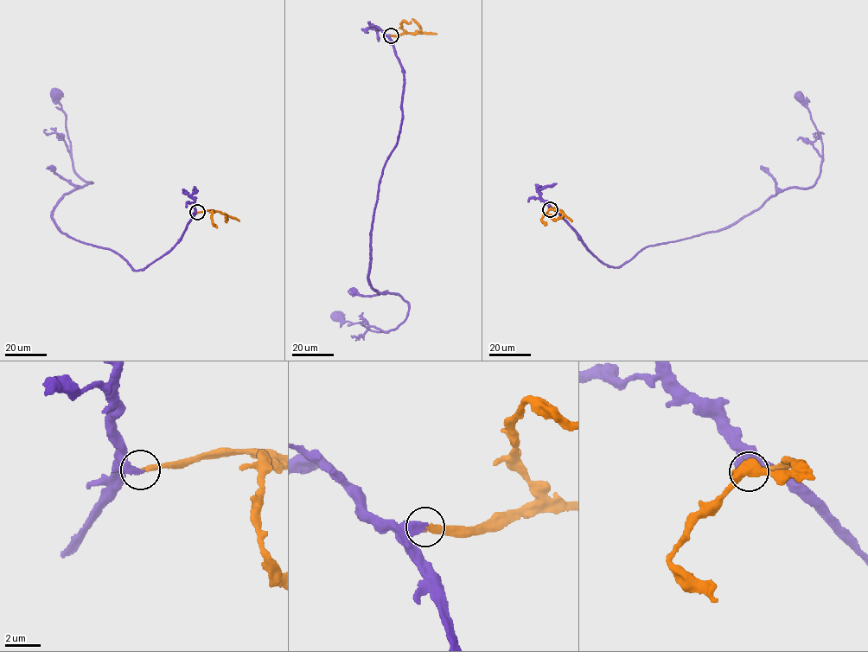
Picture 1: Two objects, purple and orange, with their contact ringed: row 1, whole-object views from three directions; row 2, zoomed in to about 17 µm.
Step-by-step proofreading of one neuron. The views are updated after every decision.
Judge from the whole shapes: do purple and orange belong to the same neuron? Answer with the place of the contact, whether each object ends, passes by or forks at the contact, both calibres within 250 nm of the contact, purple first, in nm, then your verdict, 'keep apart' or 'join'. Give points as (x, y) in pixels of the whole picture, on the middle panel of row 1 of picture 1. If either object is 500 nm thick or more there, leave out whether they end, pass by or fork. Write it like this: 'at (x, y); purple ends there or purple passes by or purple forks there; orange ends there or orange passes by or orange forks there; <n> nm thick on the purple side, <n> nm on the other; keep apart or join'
at (391, 35); 500 nm thick on the purple side, 320 nm on the other; join

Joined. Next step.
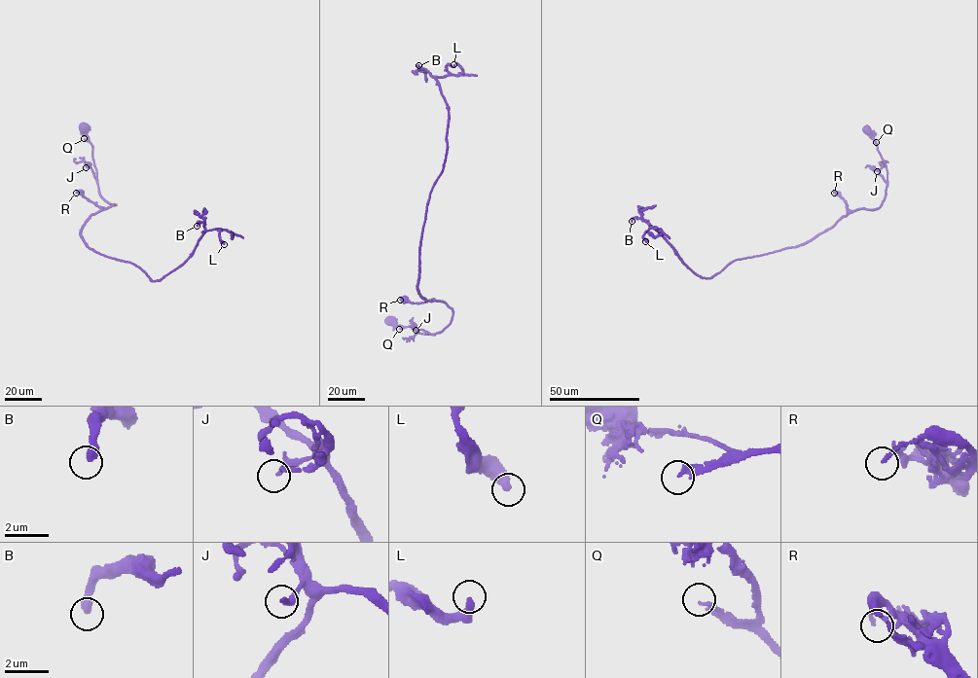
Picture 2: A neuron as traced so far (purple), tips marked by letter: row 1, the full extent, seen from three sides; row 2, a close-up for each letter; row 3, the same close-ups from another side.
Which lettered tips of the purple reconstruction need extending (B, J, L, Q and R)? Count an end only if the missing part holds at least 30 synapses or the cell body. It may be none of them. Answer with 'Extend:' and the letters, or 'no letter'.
Extend: no letter

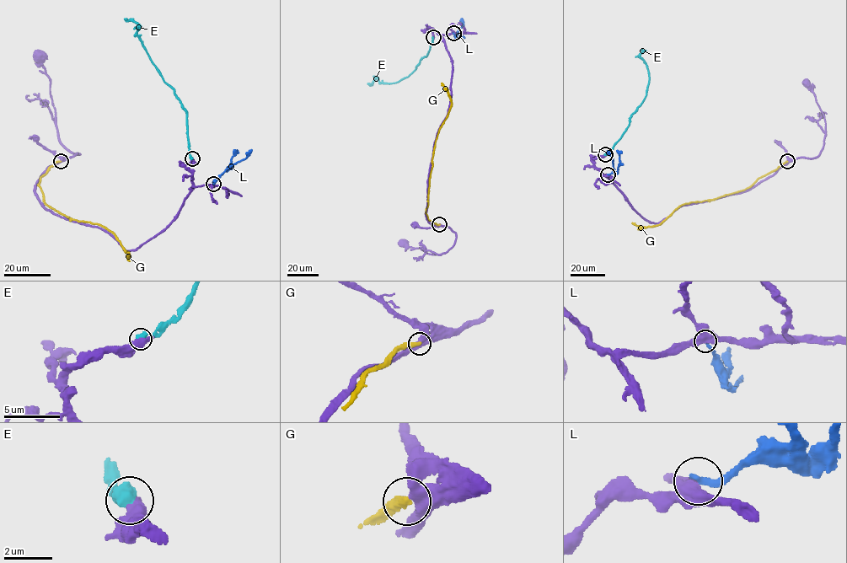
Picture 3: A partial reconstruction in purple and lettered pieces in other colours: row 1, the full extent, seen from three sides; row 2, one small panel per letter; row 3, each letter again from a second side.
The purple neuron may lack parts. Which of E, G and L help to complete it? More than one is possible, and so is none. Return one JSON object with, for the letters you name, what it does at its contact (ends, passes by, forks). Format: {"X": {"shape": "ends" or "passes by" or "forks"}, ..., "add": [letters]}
{"add": []}

